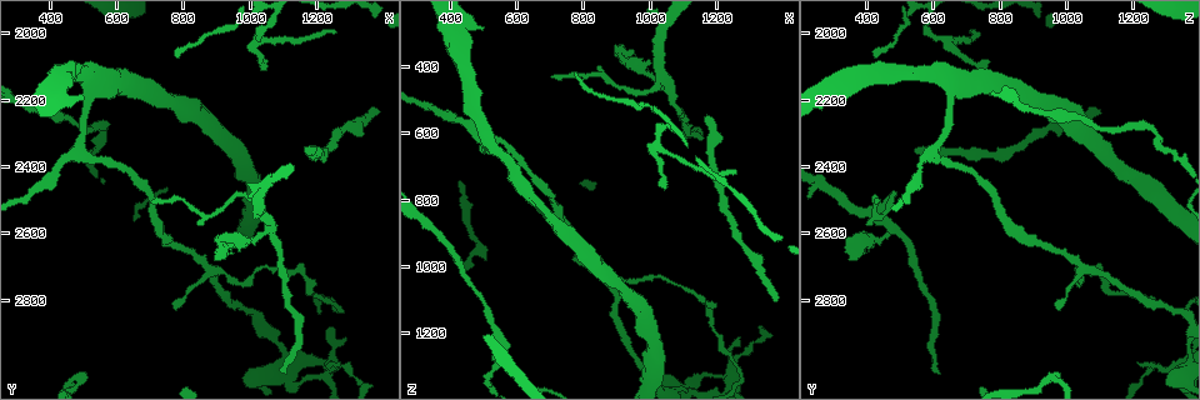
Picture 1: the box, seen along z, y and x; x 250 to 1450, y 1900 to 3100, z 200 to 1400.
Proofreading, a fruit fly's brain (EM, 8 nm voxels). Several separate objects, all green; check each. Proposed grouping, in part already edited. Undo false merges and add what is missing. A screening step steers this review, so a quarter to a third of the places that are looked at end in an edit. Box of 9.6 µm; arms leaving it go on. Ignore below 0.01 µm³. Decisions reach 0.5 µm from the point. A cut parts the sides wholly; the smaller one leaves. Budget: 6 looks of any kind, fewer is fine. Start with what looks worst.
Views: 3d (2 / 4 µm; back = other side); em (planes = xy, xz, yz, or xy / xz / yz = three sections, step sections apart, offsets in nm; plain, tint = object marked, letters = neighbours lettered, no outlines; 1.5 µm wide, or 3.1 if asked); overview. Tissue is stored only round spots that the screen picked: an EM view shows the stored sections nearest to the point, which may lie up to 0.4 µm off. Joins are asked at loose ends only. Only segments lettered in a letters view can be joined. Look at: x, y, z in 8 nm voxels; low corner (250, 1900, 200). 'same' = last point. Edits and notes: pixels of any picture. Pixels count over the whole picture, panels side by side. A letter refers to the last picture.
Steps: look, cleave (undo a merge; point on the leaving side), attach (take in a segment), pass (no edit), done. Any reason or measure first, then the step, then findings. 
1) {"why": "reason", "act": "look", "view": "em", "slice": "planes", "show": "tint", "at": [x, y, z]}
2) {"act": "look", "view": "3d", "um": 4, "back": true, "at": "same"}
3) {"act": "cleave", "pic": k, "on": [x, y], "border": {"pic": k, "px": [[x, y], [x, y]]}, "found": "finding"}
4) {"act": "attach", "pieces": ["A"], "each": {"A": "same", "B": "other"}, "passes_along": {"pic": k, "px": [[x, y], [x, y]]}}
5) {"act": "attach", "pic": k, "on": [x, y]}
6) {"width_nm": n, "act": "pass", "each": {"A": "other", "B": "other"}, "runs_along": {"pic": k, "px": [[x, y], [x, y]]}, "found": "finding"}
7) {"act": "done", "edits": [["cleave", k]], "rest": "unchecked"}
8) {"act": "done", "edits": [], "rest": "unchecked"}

{"act": "look", "view": "em", "slice": "planes", "show": "letters", "at": [1160, 2340, 540]}

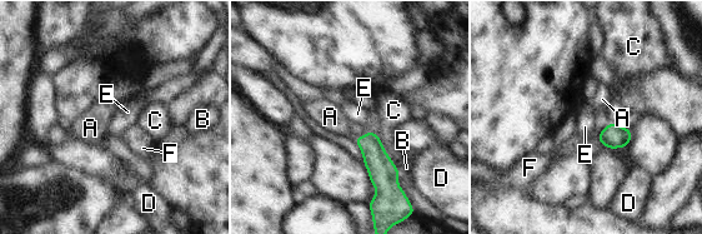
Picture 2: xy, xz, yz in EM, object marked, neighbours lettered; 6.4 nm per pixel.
{"longest_contact_nm": ["C", 300], "act": "attach", "pieces": ["F"], "each": {"A": "other", "B": "other", "C": "other", "D": "other", "E": "other", "F": "same"}, "passes_along": {"pic": 2, "px": [[381, 169], [372, 132], [374, 123]]}, "found": "the neuron continues"}

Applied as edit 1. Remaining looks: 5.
{"why": "a fork", "act": "look", "view": "em", "slice": "xy", "step": 4, "show": "tint", "at": [870, 2700, 1050]}

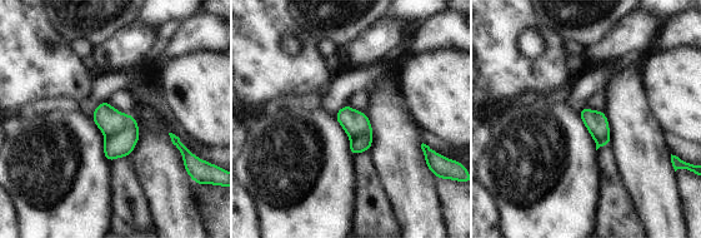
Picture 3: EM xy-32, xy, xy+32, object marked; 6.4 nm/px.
{"why": "another direction", "act": "look", "view": "em", "slice": "planes", "show": "letters", "at": "same"}

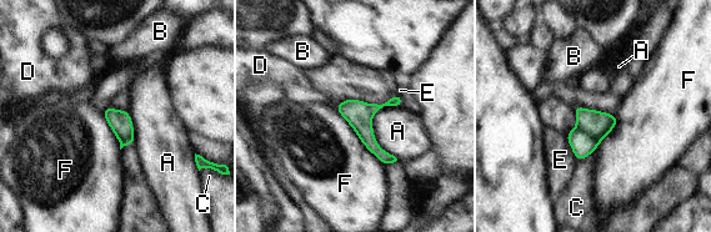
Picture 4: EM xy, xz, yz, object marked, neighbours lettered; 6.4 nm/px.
{"act": "cleave", "pic": 4, "on": [582, 144], "each": {"A": "other", "B": "other", "C": "other", "D": "other", "E": "other", "F": "other"}, "border": {"pic": 4, "px": [[576, 126], [586, 131], [597, 145]]}, "found": "two neurons meet here"}

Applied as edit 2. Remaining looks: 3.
{"act": "look", "view": "overview"}

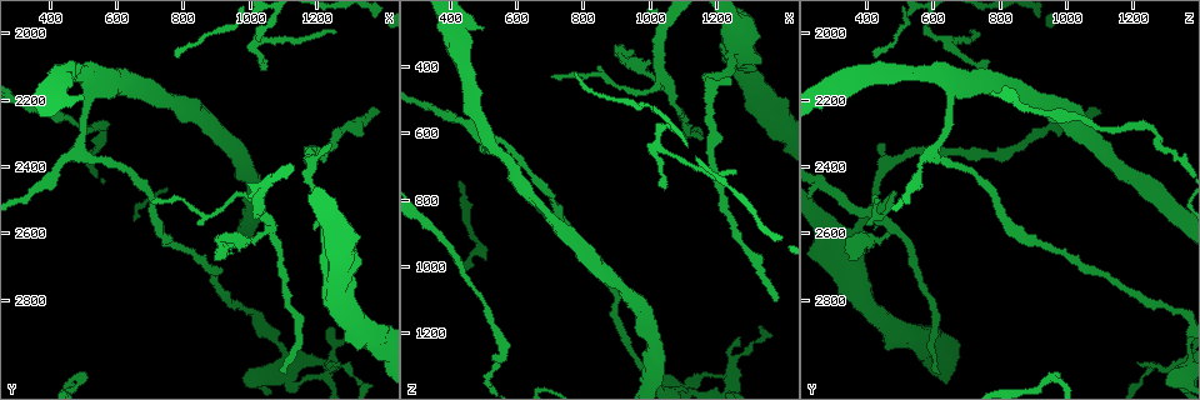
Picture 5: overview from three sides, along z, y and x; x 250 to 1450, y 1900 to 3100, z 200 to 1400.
{"why": "thin end", "act": "look", "view": "em", "slice": "xz", "step": 4, "show": "letters", "at": [1260, 2980, 1220]}

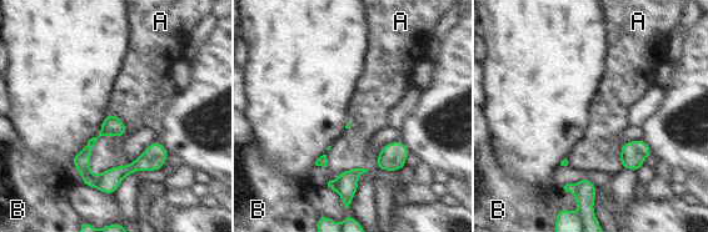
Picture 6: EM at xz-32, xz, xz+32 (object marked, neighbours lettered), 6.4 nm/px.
{"act": "look", "view": "em", "slice": "planes", "show": "letters", "at": "same"}

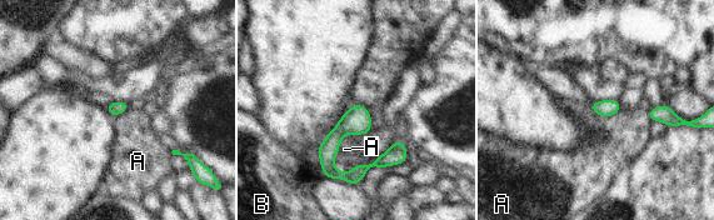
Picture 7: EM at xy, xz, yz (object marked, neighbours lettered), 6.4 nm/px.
{"act": "cleave", "pic": 7, "on": [354, 176], "each": {"A": "other", "B": "other"}, "border": {"pic": 7, "px": [[340, 174], [341, 178]]}, "found": "two neurons meet here"}

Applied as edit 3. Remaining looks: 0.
{"act": "done", "edits": [["attach", 2], ["cleave", 4], ["cleave", 7]], "rest": "unchecked"}

